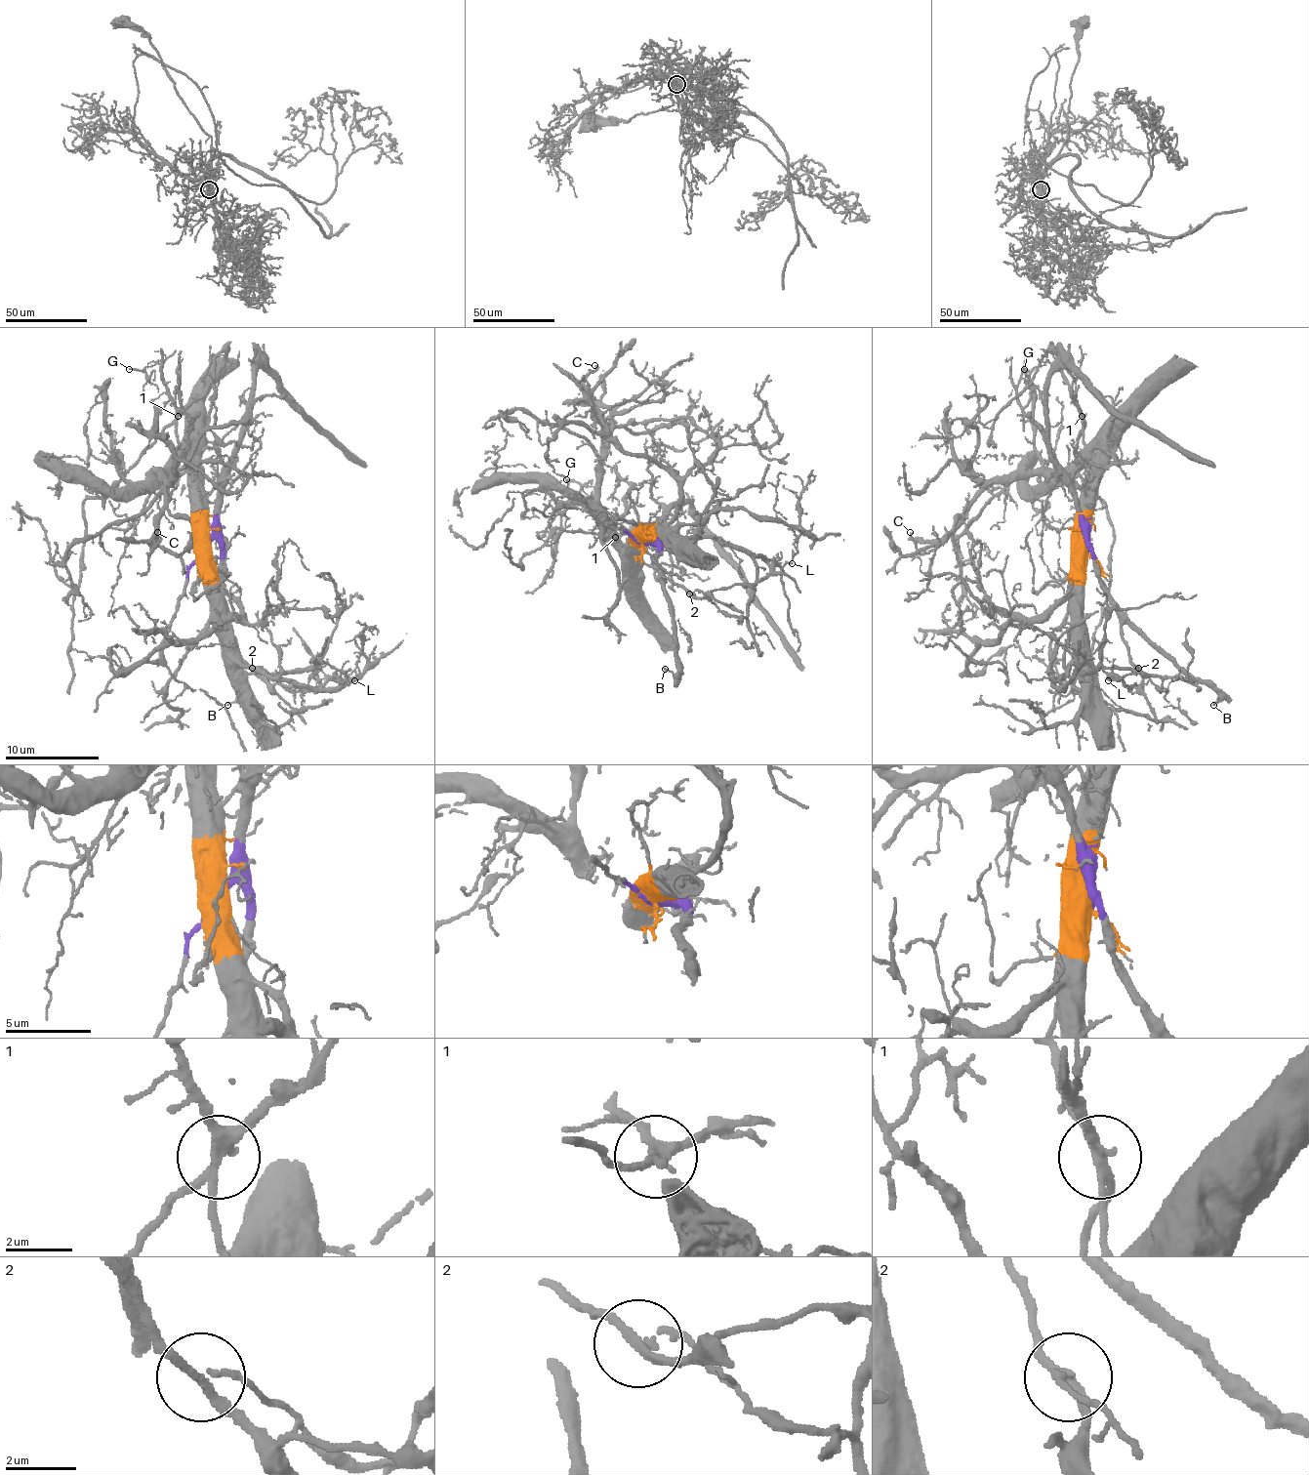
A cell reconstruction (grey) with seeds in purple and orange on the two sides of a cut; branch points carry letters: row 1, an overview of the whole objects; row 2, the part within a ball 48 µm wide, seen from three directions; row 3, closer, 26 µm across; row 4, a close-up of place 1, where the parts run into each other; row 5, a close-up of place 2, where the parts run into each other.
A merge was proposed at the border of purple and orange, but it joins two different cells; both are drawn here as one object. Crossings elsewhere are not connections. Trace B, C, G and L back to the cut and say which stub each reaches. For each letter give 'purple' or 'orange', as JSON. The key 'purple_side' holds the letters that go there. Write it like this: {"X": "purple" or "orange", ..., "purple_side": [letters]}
{"B": "purple", "C": "orange", "G": "orange", "L": "purple", "purple_side": ["B", "L"]}

